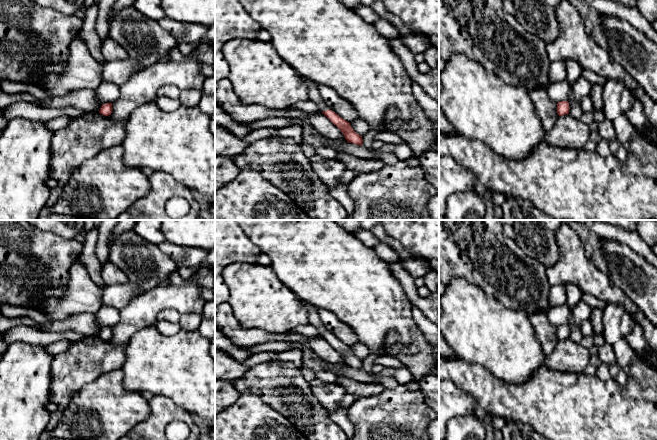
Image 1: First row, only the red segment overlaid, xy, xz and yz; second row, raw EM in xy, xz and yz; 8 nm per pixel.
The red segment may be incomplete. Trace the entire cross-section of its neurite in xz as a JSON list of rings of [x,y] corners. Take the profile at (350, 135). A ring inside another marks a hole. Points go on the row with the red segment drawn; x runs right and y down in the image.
[[[305,78],[305,81],[309,89],[309,99],[315,102],[320,107],[321,112],[341,130],[347,142],[362,146],[363,143],[362,136],[357,134],[352,129],[349,122],[347,122],[346,120],[344,120],[343,118],[341,118],[339,115],[337,115],[335,112],[333,112],[328,108],[328,106],[324,103],[323,99],[320,96],[318,85],[307,78]]]

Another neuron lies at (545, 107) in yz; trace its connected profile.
[[[548,85],[535,88],[529,92],[529,96],[534,104],[535,111],[539,116],[544,131],[549,132],[559,117],[557,114],[557,103],[548,95]]]

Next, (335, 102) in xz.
[[[318,85],[318,90],[321,98],[328,108],[341,118],[349,123],[359,119],[357,110],[353,105],[338,95],[332,88],[325,85]]]

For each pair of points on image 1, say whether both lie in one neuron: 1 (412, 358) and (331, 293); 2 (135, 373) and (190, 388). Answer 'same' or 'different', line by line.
1: same
2: same

